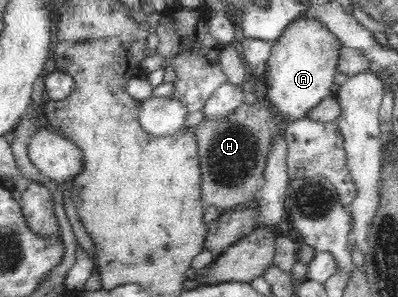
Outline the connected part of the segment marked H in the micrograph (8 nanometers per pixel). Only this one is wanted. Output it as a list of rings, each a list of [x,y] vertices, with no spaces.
[[[241,101],[233,111],[219,117],[204,117],[196,126],[200,161],[200,200],[203,211],[215,207],[219,216],[244,208],[257,199],[276,129],[266,102]]]

